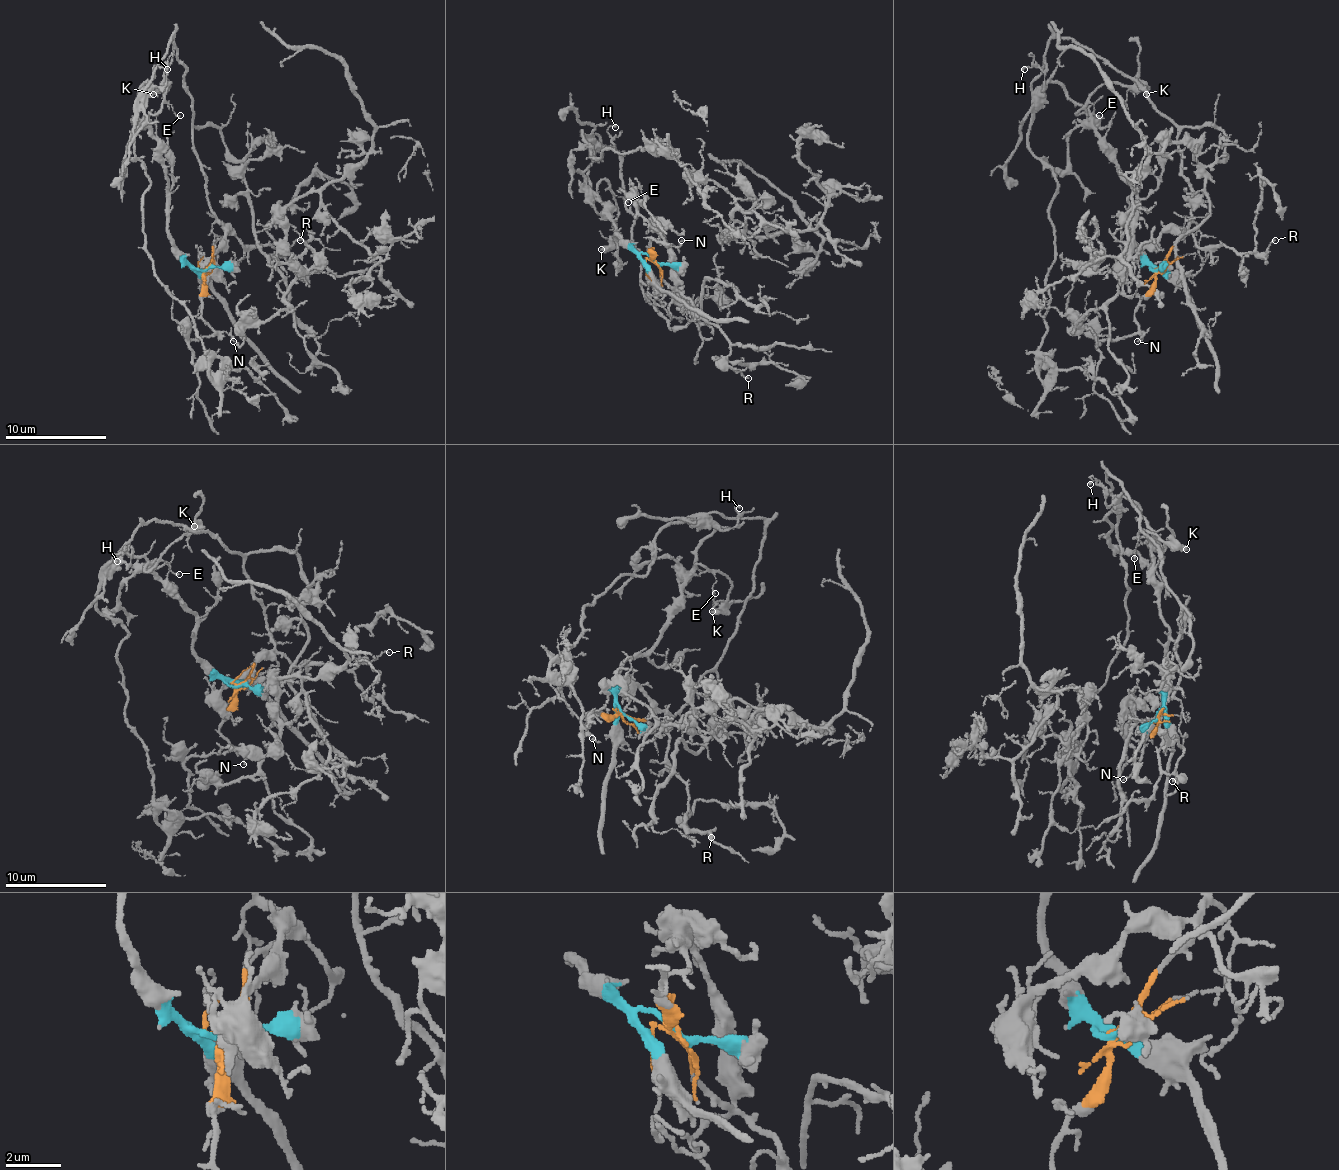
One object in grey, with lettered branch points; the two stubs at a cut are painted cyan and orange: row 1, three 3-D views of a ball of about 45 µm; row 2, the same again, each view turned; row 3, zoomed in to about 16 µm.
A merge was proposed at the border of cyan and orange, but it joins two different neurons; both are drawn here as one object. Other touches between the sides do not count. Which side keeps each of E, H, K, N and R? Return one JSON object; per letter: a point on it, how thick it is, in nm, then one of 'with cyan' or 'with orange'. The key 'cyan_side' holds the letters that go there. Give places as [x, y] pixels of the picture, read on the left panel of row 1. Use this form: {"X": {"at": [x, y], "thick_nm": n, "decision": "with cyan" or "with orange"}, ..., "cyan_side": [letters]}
{"E": {"at": [180, 115], "thick_nm": 110, "decision": "with cyan"}, "H": {"at": [167, 69], "thick_nm": 130, "decision": "with cyan"}, "K": {"at": [153, 94], "thick_nm": 360, "decision": "with cyan"}, "N": {"at": [233, 341], "thick_nm": 120, "decision": "with orange"}, "R": {"at": [300, 240], "thick_nm": 120, "decision": "with orange"}, "cyan_side": ["E", "H", "K"]}

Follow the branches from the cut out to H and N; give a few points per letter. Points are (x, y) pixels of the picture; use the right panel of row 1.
H: (1156, 269), (1134, 244), (1136, 188), (1095, 130), (1093, 115), (1052, 82), (1045, 87), (1037, 67), (1024, 69)
N: (1159, 269), (1154, 290), (1134, 315), (1144, 333), (1136, 340)

